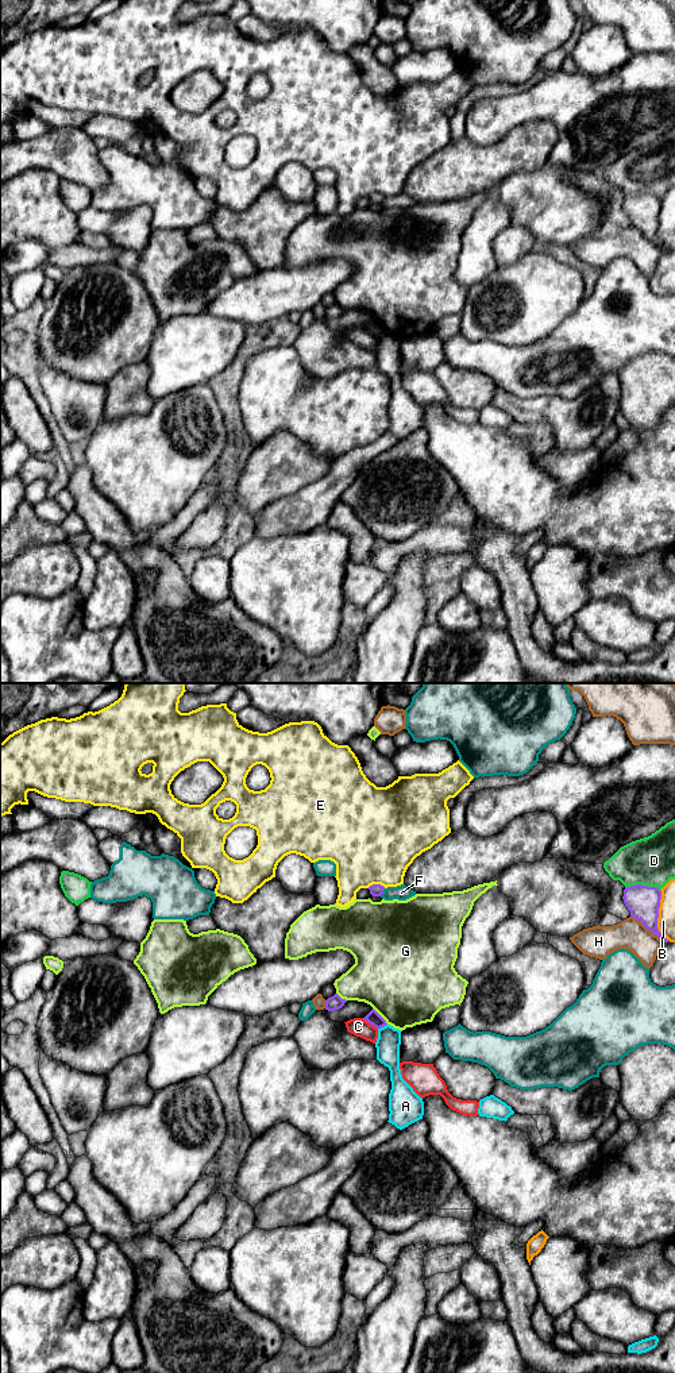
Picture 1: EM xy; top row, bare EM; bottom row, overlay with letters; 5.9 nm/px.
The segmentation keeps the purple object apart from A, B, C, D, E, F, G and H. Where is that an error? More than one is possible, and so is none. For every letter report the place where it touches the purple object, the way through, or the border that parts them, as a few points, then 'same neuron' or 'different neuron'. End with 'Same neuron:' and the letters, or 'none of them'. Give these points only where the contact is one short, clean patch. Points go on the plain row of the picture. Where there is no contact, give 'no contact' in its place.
A: xy (382, 335) | along xy (386, 332), (378, 338) | different neuron
B: xy (658, 224) | different neuron
C: xy (370, 332) | different neuron
D: xy (643, 195) | different neuron
E: xy (377, 193) | different neuron
F: xy (382, 201) | different neuron
G: xy (380, 324) | different neuron
H: xy (647, 236) | different neuron
Same neuron: none of them

